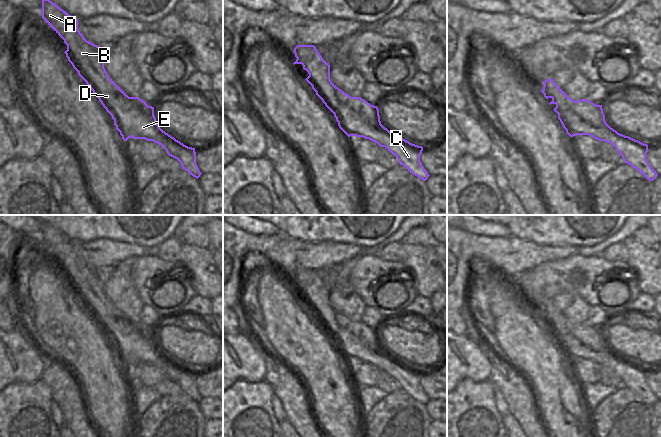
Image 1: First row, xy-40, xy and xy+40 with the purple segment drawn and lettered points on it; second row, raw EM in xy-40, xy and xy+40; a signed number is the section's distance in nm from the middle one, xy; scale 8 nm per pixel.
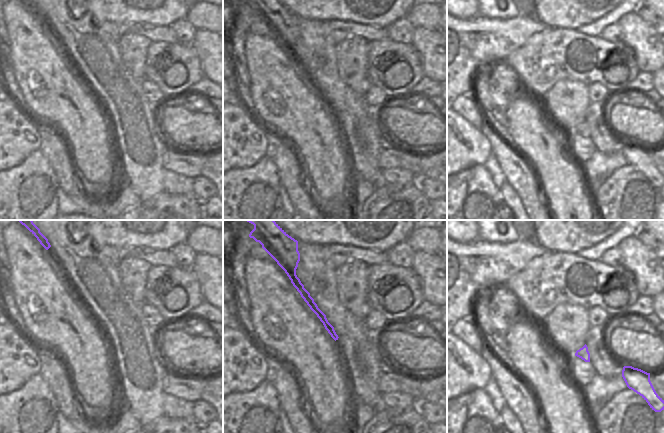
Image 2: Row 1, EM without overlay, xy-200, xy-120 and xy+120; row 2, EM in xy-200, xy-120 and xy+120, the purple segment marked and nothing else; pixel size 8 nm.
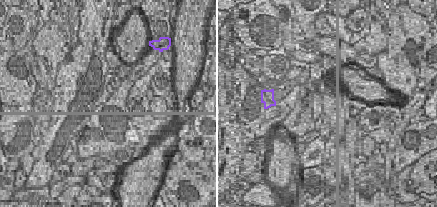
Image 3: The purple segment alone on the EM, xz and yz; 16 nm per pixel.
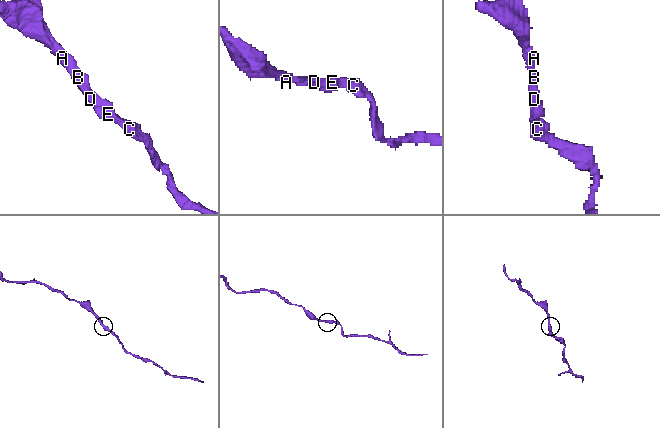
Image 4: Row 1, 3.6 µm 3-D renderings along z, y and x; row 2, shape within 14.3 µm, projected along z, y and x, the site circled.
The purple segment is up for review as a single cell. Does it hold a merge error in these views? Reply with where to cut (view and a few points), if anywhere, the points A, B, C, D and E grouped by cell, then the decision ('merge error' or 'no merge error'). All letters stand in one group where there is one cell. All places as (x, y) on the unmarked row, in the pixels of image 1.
cut none; groups A B C D E; no merge error

